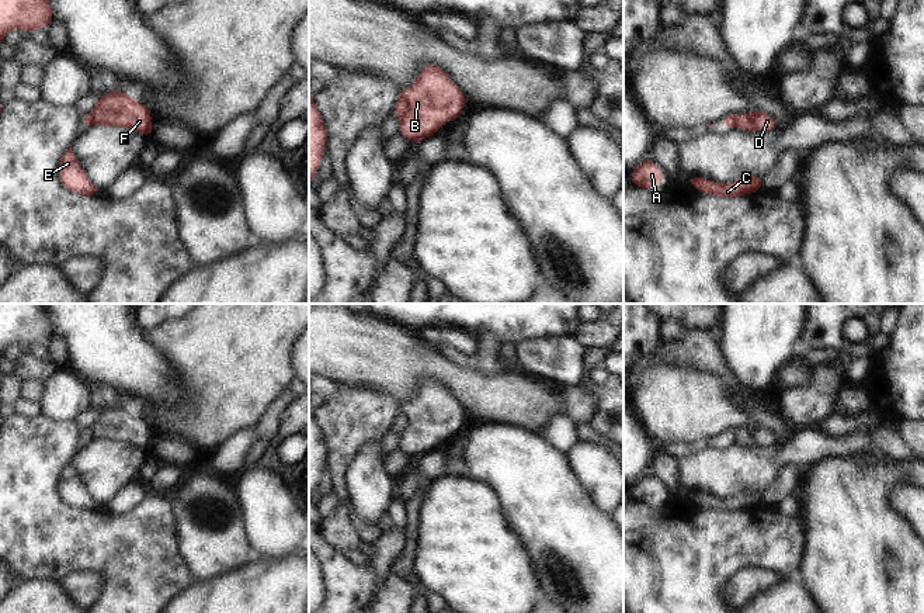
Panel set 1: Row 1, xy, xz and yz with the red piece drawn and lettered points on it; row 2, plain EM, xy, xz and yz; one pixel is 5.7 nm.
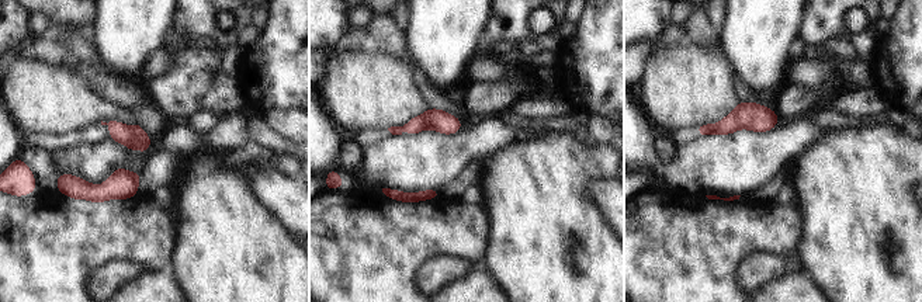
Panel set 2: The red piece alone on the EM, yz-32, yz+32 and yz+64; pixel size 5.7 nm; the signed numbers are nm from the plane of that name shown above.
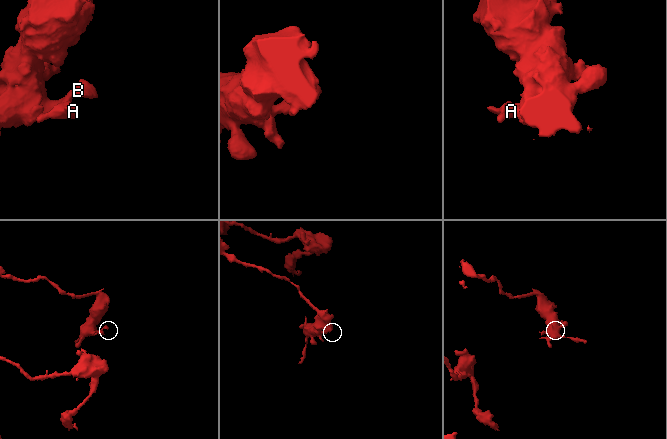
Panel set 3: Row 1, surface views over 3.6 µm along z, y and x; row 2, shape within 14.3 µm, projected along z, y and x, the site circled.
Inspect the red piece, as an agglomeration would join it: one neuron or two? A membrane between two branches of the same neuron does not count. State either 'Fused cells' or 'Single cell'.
Fused cells

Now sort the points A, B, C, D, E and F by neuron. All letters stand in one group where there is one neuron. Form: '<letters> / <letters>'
A C E / B D F

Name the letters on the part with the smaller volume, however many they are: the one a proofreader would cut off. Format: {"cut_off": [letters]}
{"cut_off": ["B", "D", "F"]}

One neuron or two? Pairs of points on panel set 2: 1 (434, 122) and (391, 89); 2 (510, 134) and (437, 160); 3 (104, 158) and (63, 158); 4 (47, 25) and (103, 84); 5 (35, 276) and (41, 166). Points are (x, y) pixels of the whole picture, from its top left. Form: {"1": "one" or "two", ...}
{"1": "two", "2": "one", "3": "one", "4": "two", "5": "two"}

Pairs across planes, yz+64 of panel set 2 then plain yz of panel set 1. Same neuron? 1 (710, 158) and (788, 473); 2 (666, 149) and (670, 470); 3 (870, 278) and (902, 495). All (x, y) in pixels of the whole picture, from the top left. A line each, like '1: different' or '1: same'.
1: different
2: same
3: different

